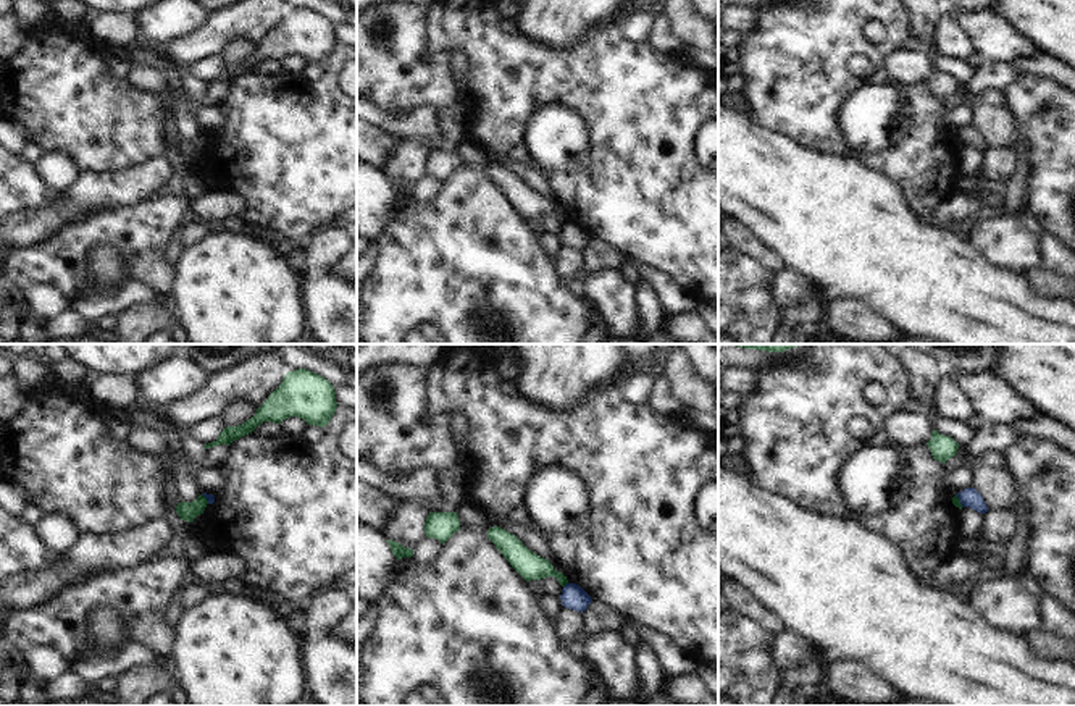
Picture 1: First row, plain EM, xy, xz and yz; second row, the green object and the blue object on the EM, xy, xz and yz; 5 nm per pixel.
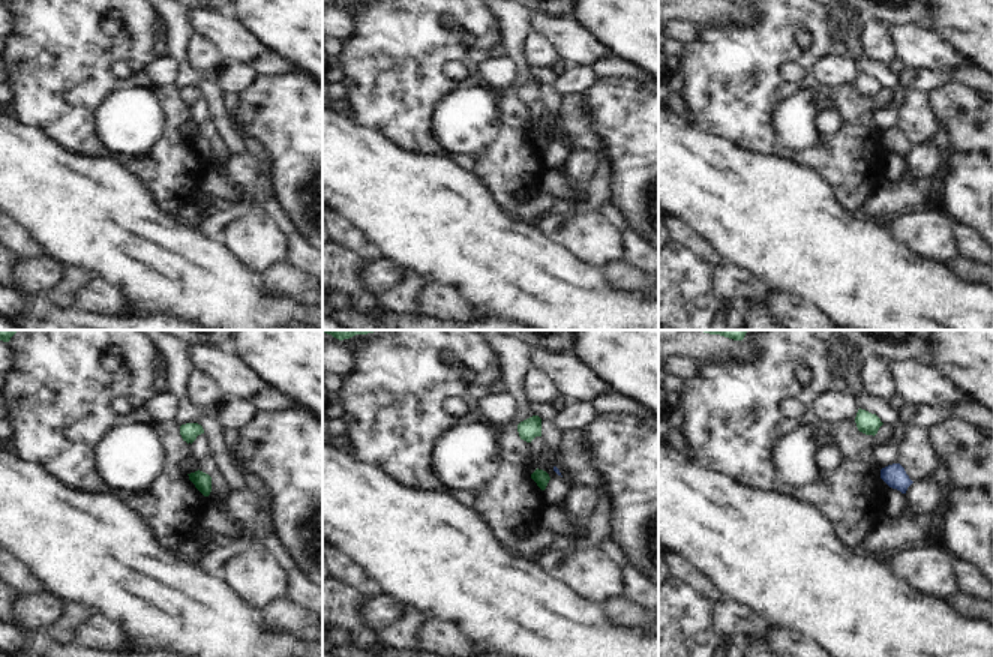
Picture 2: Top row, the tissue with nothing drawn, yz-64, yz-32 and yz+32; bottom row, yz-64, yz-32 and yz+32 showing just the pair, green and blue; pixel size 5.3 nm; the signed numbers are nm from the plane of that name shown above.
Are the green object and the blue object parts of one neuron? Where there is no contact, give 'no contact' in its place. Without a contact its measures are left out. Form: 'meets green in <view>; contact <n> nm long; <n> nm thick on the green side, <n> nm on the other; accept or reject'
meets green in xz; contact 40 nm long; 140 nm thick on the green side, 120 nm on the other; reject

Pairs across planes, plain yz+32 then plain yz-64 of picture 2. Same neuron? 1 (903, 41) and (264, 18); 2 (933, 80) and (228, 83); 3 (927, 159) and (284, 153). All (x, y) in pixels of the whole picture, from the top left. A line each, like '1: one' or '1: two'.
1: two
2: one
3: two

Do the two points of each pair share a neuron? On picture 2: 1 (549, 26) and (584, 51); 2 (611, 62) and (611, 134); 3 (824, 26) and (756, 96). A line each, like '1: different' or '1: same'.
1: same
2: different
3: same

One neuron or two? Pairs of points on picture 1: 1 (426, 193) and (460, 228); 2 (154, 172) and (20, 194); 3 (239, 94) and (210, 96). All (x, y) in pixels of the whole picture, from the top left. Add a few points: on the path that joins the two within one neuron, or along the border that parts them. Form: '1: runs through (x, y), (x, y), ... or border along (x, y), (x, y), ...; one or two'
1: border along (444, 183), (443, 189), (431, 201), (414, 199); two
2: border along (66, 191), (66, 199), (62, 204), (33, 212); two
3: border along (228, 84), (218, 105); two

